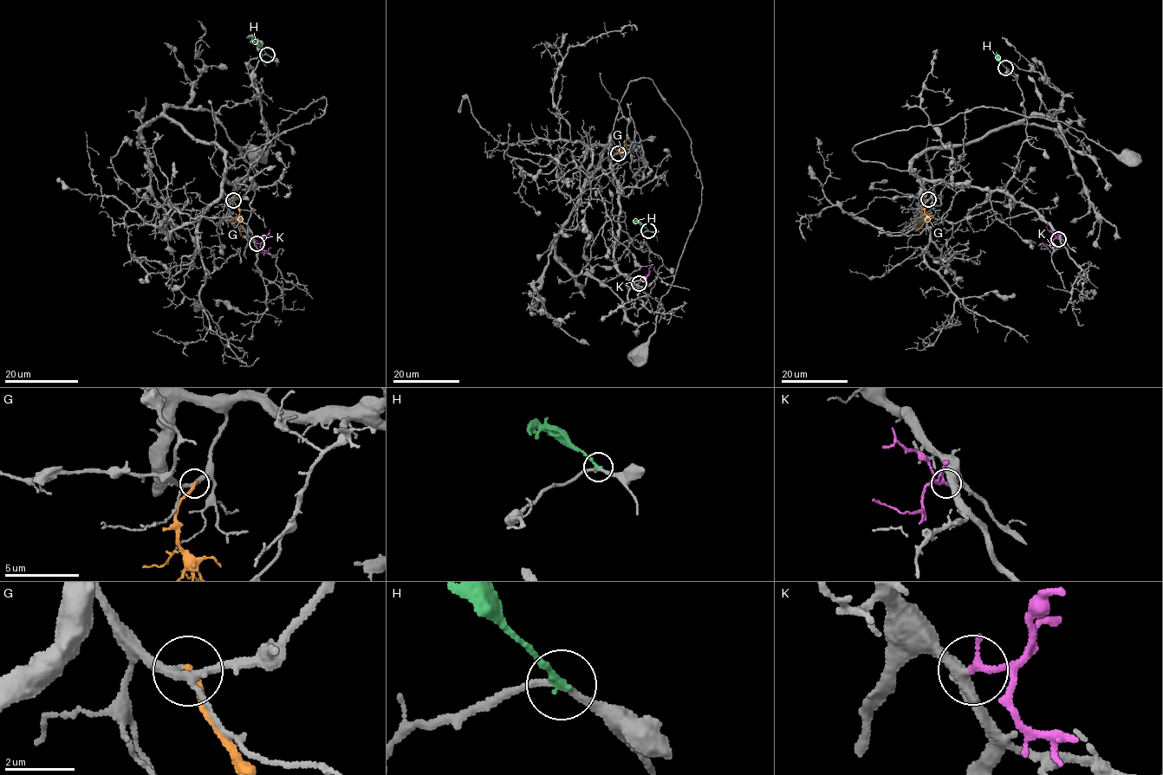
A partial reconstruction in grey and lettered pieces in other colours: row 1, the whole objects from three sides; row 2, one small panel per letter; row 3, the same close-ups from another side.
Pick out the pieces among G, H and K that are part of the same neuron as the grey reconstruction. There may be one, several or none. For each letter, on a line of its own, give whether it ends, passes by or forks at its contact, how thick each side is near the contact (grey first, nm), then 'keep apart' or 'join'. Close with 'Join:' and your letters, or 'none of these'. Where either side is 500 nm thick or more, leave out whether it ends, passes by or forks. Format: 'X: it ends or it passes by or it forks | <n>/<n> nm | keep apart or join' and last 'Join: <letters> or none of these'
G: it ends | 240/190 nm | keep apart
H: it ends | 200/200 nm | keep apart
K: it ends | 340/200 nm | join
Join: K

